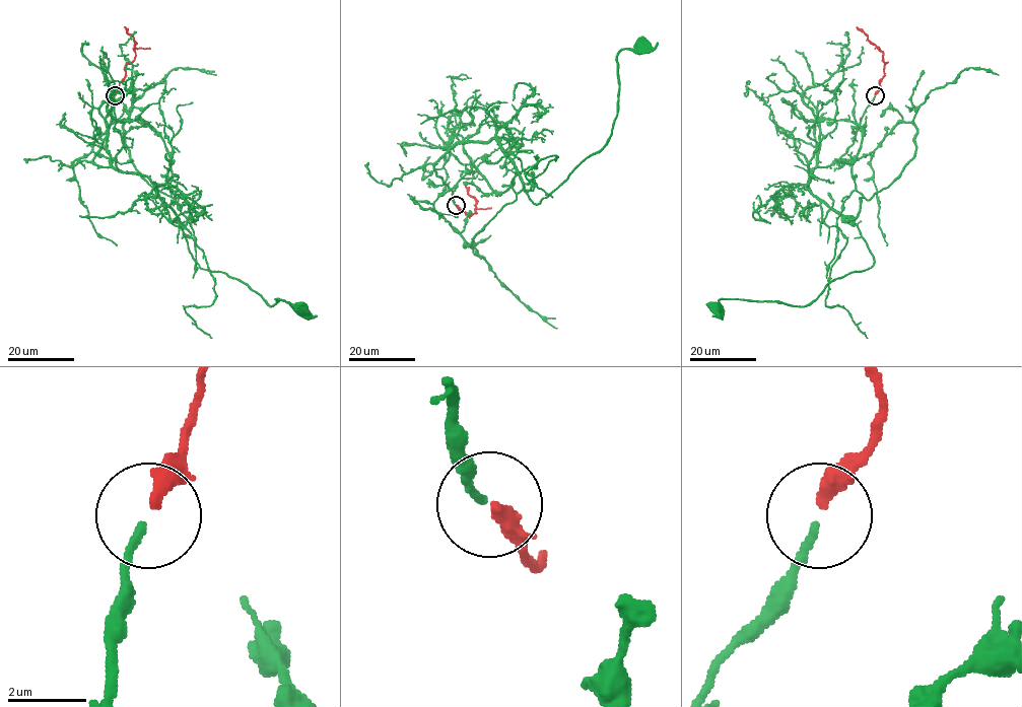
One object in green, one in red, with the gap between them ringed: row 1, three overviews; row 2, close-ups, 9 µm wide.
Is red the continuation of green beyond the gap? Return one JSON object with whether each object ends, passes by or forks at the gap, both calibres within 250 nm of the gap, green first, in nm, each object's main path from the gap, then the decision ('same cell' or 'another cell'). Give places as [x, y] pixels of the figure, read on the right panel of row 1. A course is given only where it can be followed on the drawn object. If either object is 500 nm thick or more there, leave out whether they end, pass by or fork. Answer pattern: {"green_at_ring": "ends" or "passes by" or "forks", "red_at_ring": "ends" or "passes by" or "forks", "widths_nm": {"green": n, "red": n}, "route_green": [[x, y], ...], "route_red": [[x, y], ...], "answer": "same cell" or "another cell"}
{"green_at_ring": "ends", "red_at_ring": "ends", "widths_nm": {"green": 190, "red": 360}, "route_green": [[875, 95], [854, 143], [808, 186], [858, 226], [874, 264], [805, 305], [717, 308]], "route_red": [[875, 95], [884, 76], [883, 53], [857, 26]], "answer": "same cell"}

